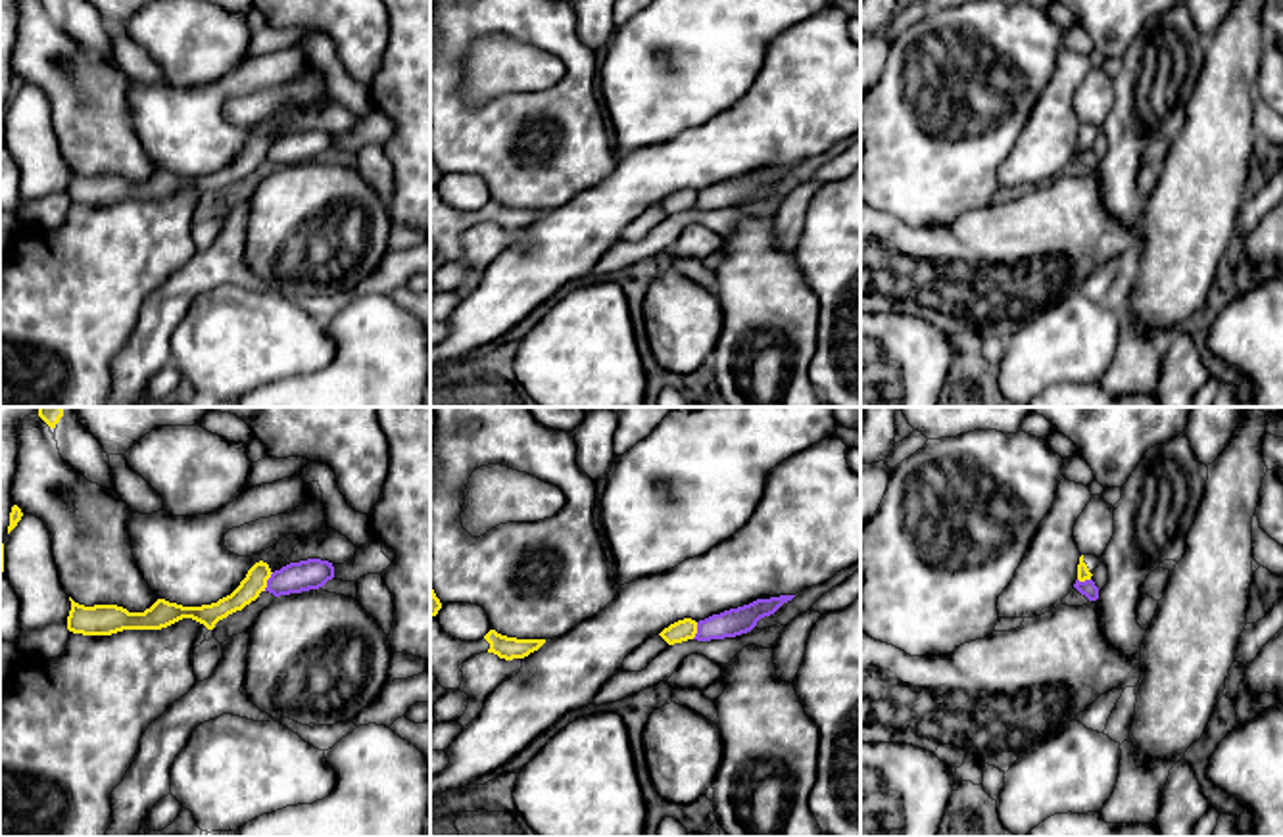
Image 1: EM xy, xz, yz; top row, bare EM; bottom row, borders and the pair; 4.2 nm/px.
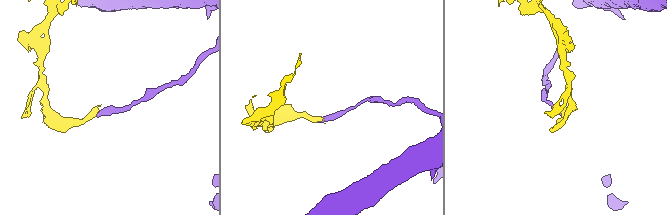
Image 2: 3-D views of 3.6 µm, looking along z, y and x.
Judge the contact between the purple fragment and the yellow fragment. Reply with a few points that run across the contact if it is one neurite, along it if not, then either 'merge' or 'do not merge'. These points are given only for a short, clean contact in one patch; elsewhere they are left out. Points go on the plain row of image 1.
line xy (273, 143), (264, 160); do not merge

